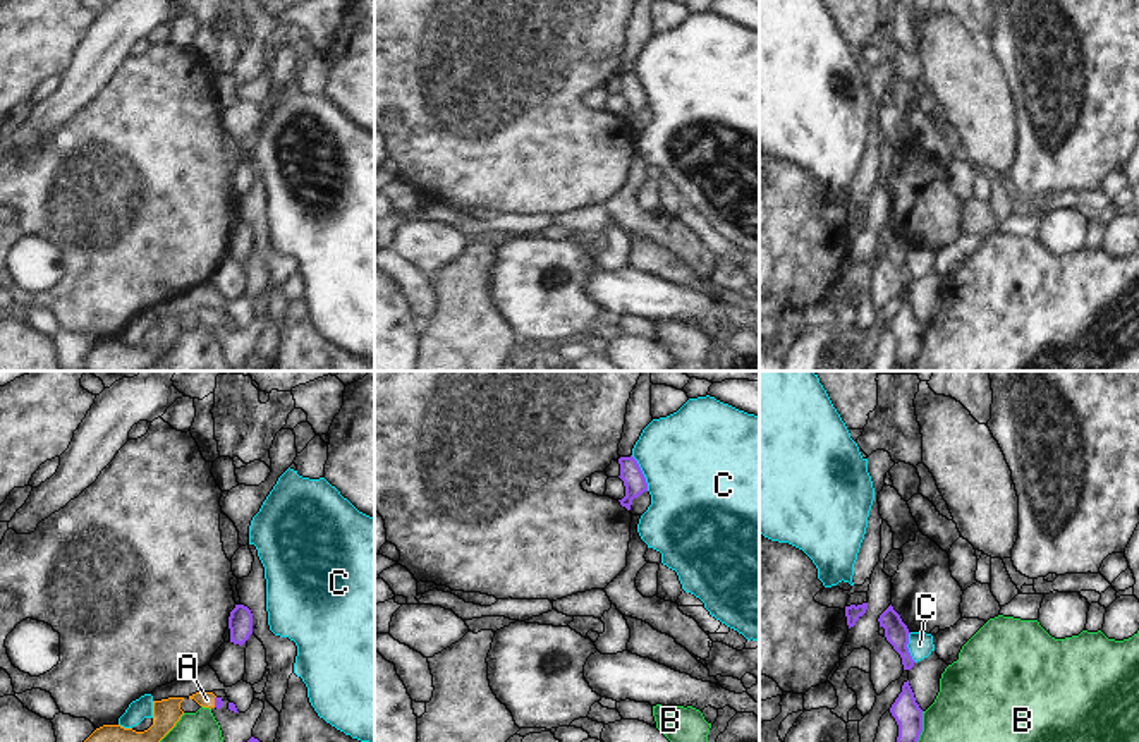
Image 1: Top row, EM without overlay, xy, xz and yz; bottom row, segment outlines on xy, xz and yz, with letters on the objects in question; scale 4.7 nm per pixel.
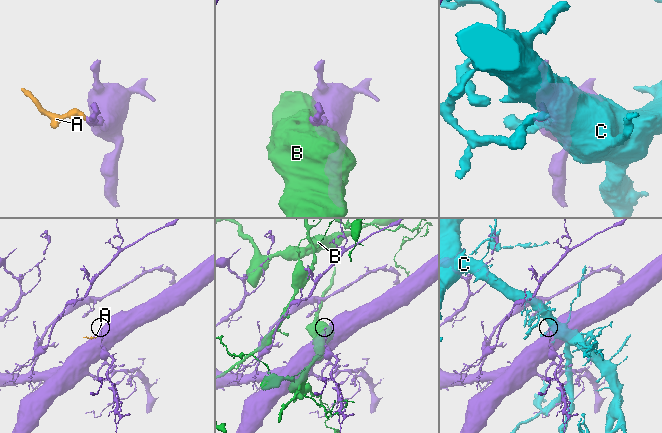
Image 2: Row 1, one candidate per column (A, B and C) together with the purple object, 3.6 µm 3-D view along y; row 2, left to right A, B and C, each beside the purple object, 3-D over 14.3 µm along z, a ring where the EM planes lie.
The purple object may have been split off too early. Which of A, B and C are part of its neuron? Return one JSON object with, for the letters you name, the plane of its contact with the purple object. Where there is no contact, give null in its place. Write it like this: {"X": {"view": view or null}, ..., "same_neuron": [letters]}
{"A": {"view": "xy"}, "same_neuron": ["A"]}

